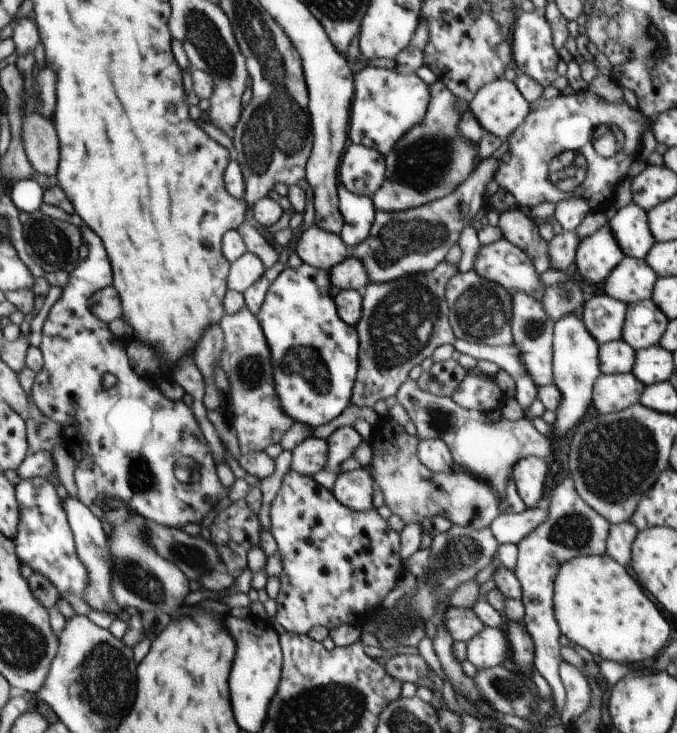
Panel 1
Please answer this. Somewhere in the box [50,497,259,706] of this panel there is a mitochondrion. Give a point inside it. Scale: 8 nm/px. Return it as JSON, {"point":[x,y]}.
{"point":[135,578]}

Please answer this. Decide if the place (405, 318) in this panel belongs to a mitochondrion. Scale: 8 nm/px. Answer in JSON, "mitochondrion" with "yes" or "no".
{"mitochondrion":"yes"}

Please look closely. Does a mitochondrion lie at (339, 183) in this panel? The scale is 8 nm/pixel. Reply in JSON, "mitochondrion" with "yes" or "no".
{"mitochondrion":"no"}

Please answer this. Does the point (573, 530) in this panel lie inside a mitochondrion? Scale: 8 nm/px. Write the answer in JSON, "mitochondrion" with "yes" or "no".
{"mitochondrion":"yes"}

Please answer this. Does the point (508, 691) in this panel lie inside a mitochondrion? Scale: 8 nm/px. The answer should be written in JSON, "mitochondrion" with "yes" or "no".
{"mitochondrion":"yes"}

